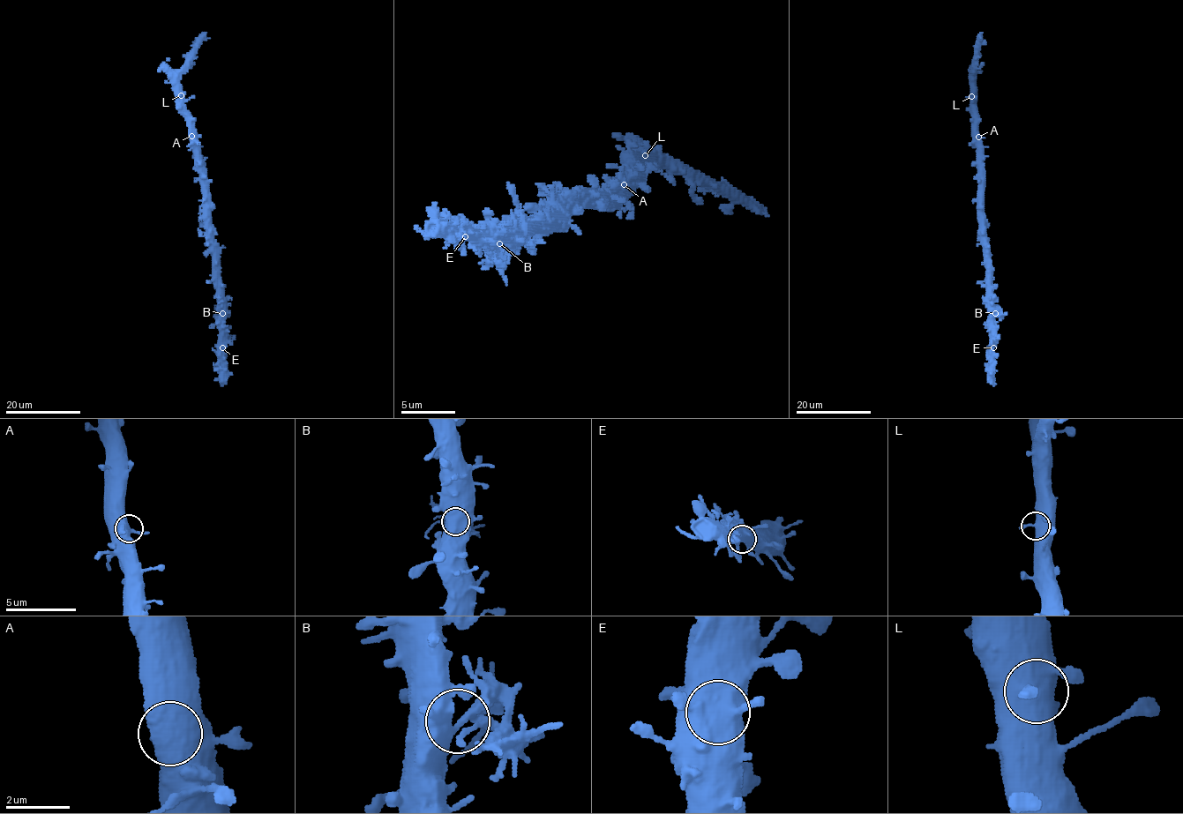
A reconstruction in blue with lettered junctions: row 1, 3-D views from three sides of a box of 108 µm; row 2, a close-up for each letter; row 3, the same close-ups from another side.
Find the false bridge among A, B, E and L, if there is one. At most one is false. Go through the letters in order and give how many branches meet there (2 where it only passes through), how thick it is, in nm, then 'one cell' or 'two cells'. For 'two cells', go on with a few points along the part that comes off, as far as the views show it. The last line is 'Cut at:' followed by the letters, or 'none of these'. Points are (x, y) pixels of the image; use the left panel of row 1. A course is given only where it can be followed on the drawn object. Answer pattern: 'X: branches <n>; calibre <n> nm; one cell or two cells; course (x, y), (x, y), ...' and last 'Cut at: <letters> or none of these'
A: branches 2; calibre 550 nm; one cell
B: branches 3; calibre 360 nm; two cells
E: branches 2; calibre 550 nm; one cell
L: branches 3; calibre 400 nm; one cell
Cut at: B

